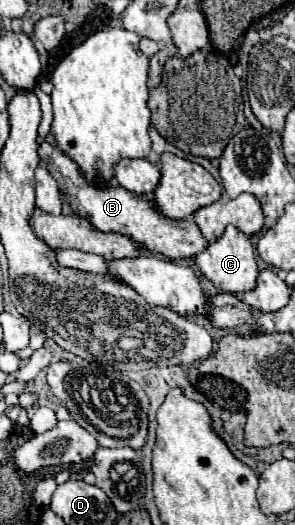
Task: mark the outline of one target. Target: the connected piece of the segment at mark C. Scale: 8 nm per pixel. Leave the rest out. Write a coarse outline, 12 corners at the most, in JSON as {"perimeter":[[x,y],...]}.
{"perimeter":[[228,225],[196,257],[220,291],[256,287],[250,237]]}

